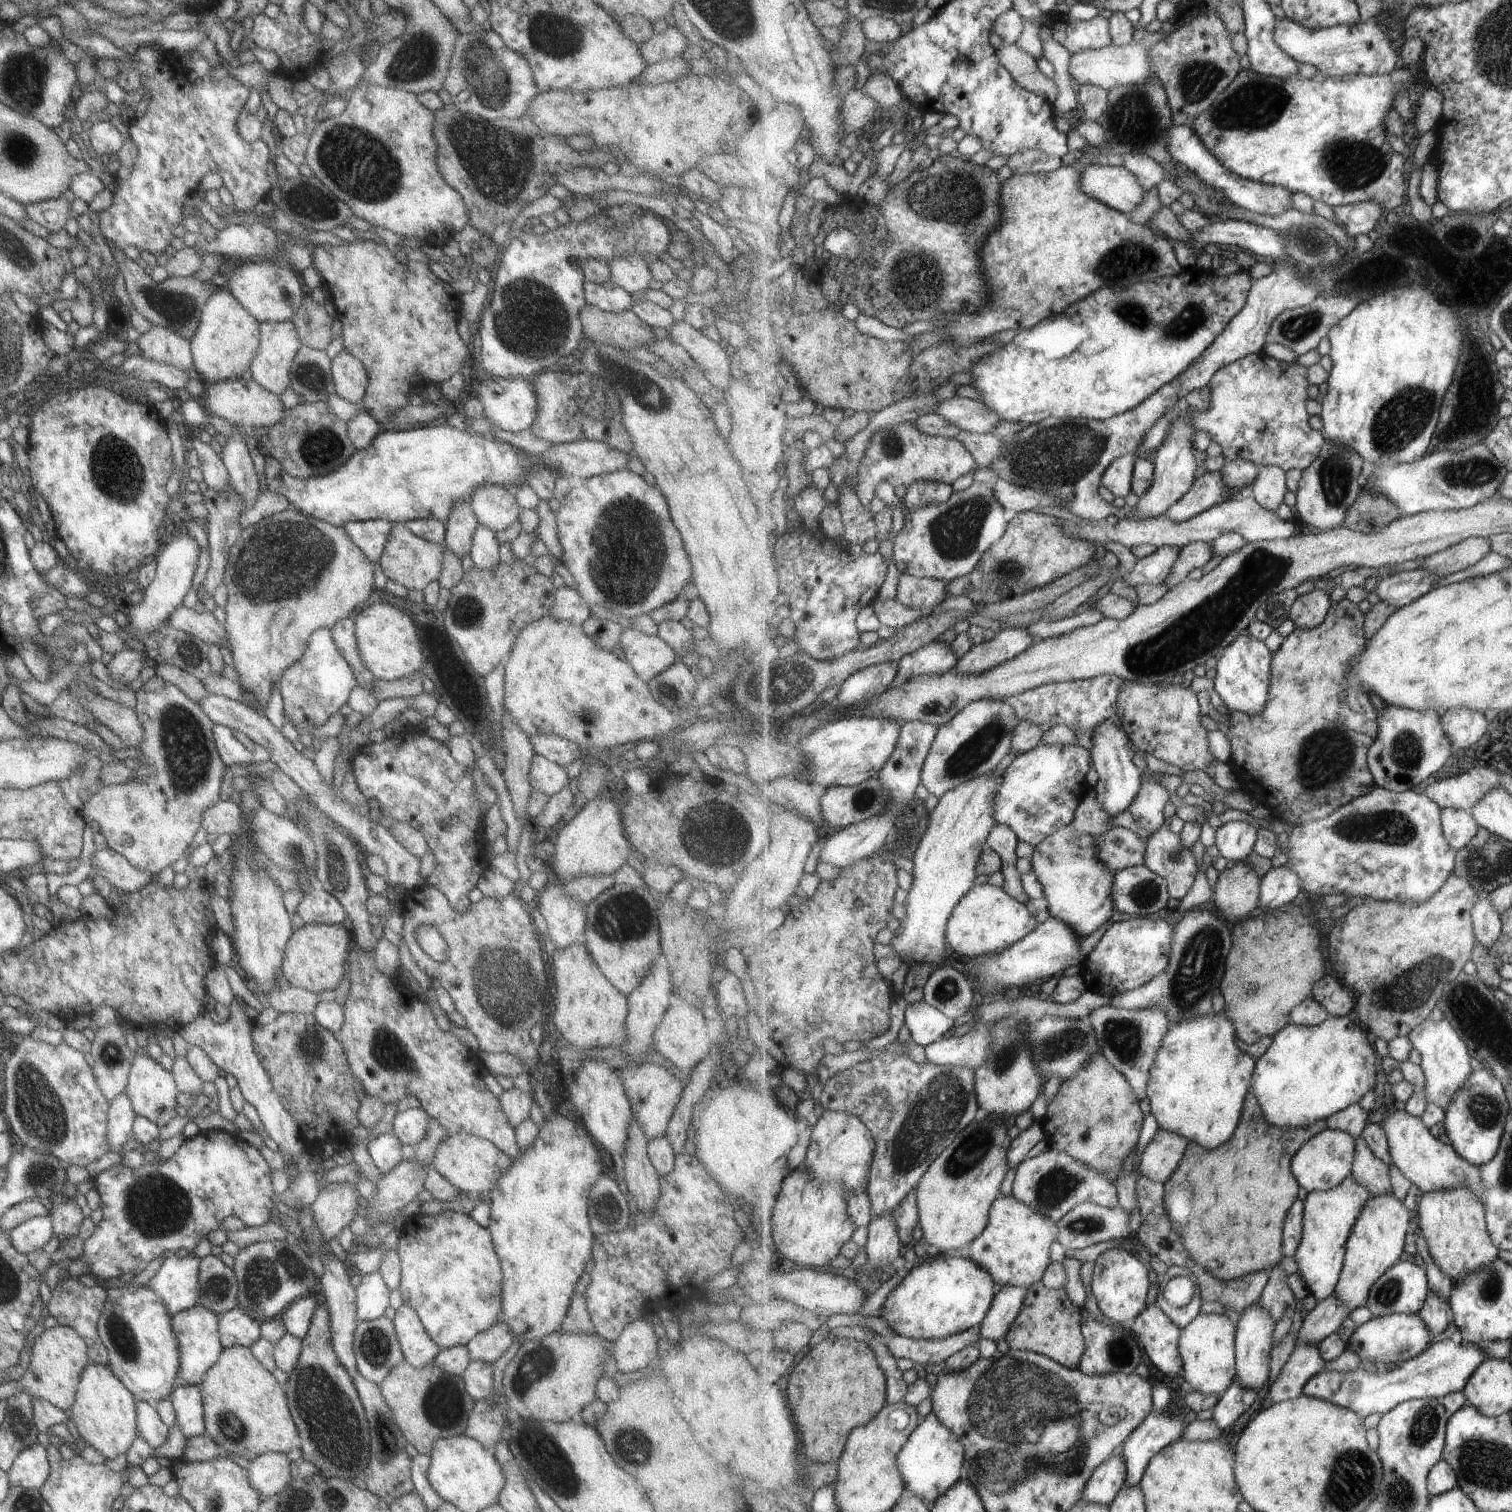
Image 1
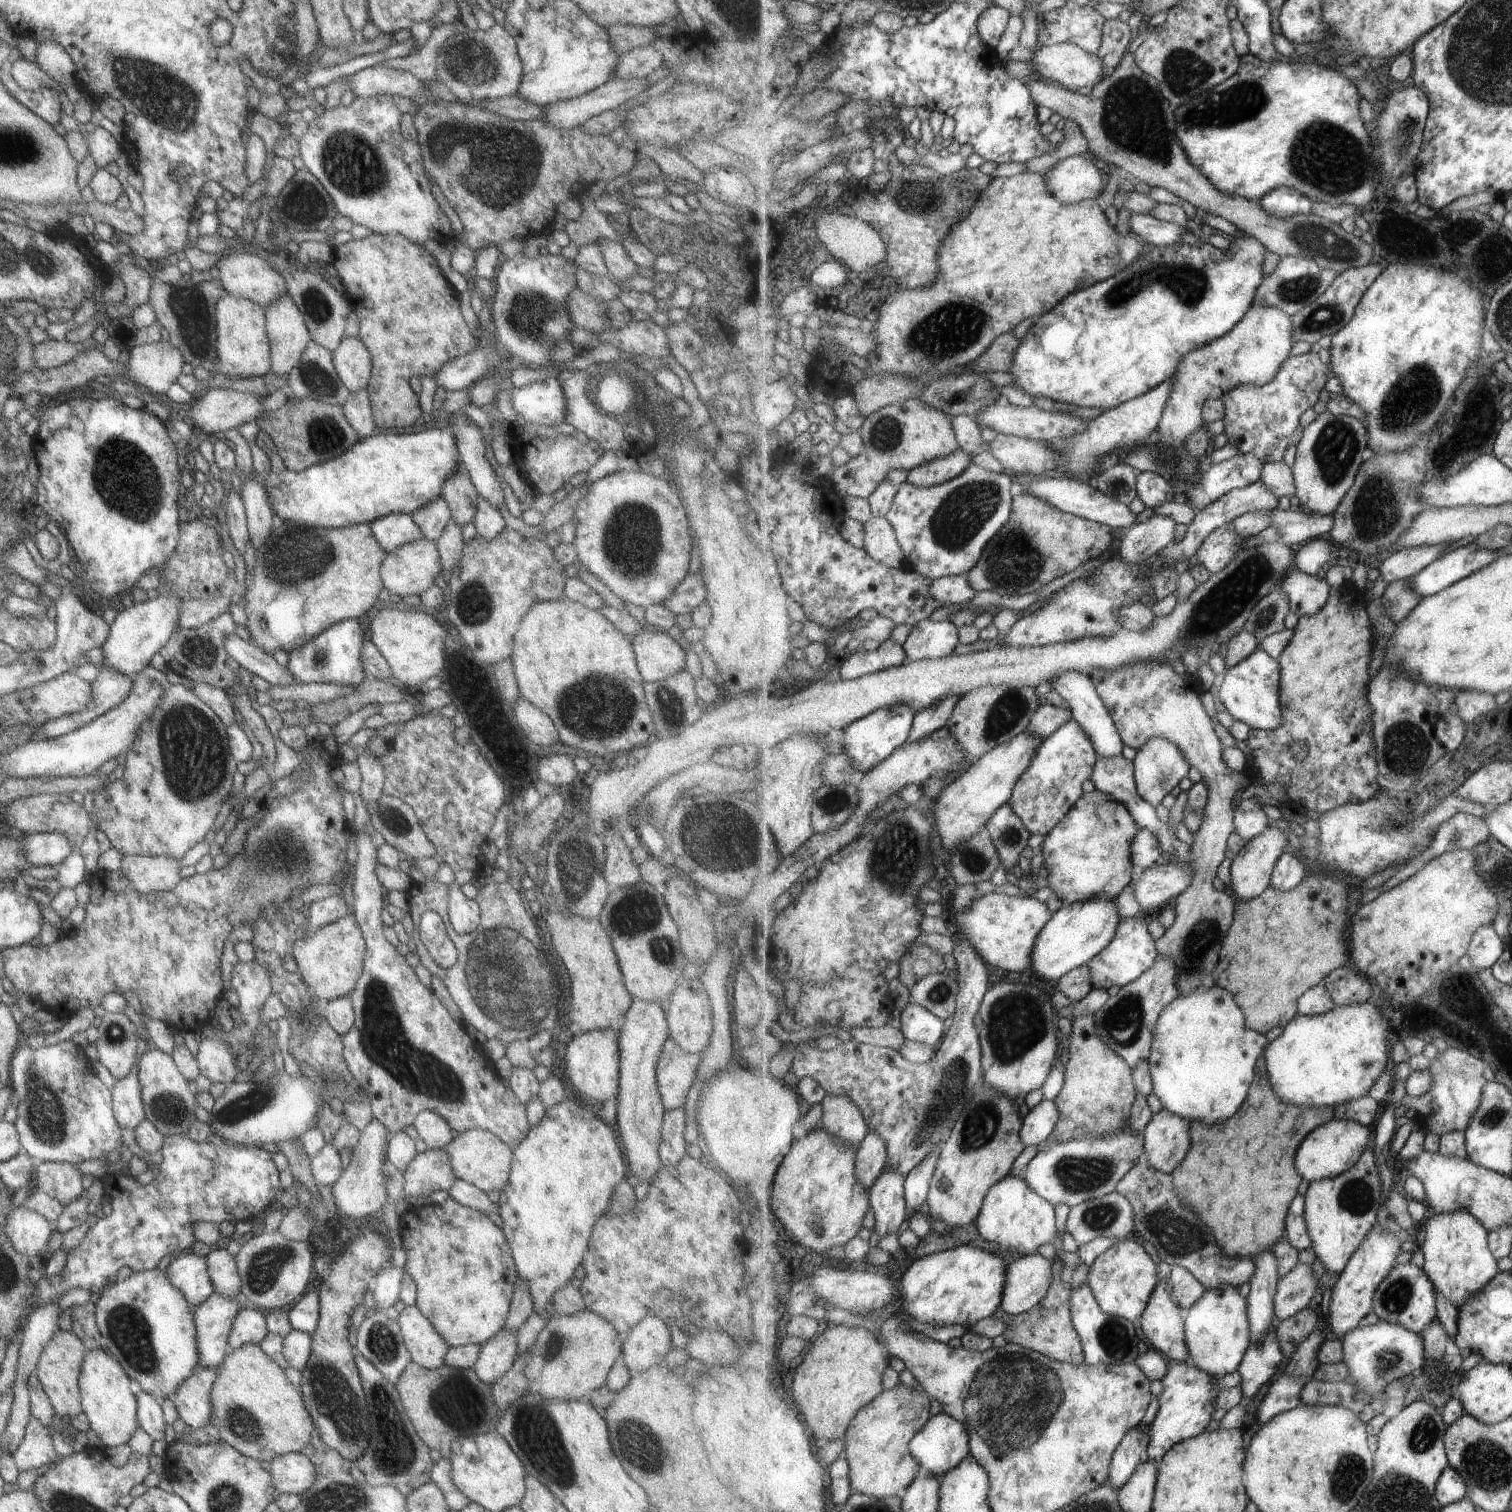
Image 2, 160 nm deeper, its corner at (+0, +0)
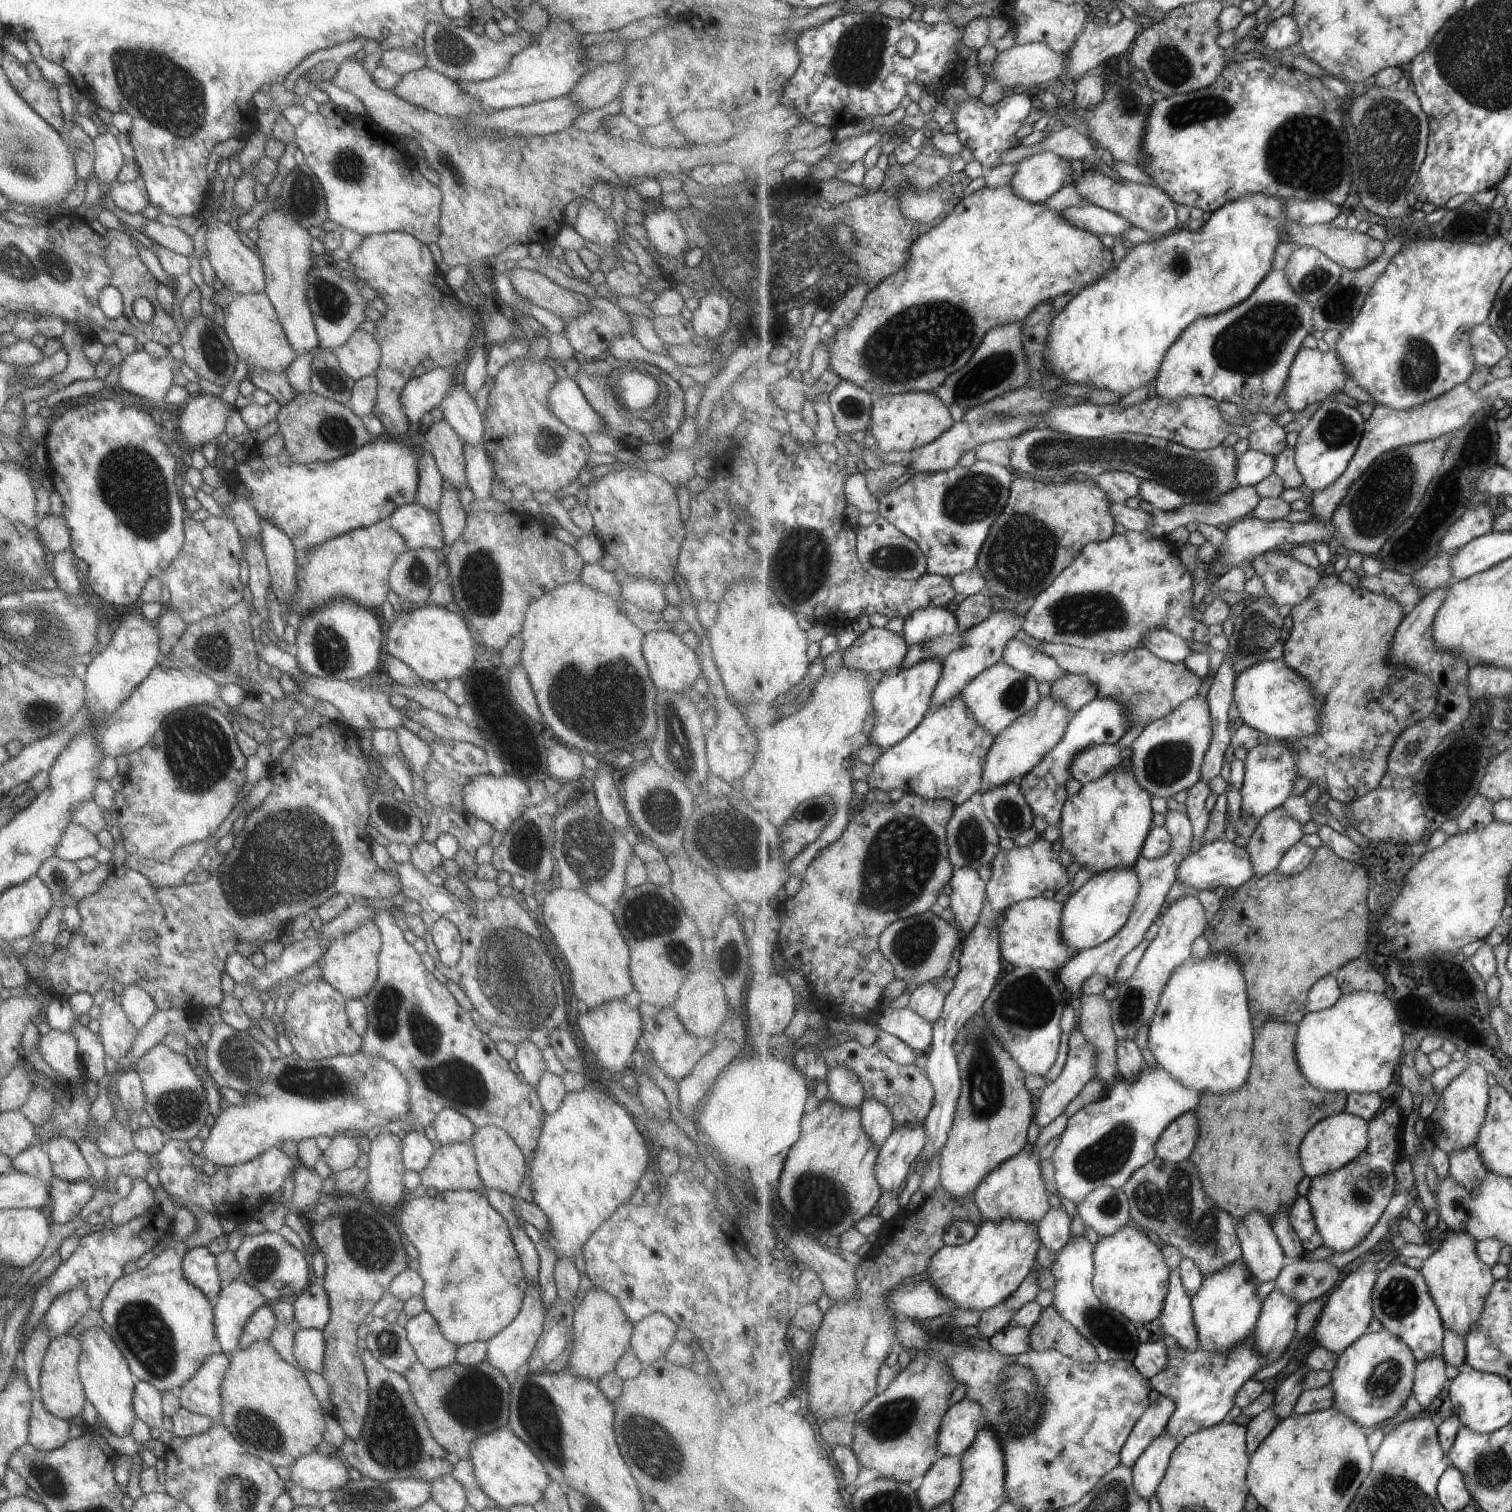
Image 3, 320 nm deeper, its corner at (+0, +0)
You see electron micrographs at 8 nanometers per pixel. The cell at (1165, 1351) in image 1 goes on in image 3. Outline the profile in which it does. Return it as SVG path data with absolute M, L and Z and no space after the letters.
M1178 1267L1169 1278L1169 1295L1165 1300L1164 1312L1158 1321L1159 1333L1169 1336L1173 1341L1191 1352L1200 1348L1200 1337L1196 1321L1193 1320L1192 1297L1185 1289Z

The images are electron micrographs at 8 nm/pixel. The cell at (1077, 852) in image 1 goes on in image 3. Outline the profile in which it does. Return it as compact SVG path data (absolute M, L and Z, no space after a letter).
M1127 766L1127 770L1109 772L1101 780L1082 784L1081 789L1073 796L1069 796L1065 804L1060 821L1061 834L1057 842L1058 848L1067 850L1073 856L1072 860L1075 860L1081 868L1089 870L1092 876L1117 868L1135 868L1142 855L1144 843L1154 827L1155 814L1151 808L1151 800L1153 797L1139 784L1136 773L1130 766Z

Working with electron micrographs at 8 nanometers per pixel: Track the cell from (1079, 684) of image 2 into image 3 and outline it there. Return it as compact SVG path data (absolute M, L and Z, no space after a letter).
M1013 638L1005 648L1004 662L1012 668L1034 677L1039 682L1055 684L1069 678L1069 672L1059 666L1053 657L1045 652L1027 646L1025 642Z

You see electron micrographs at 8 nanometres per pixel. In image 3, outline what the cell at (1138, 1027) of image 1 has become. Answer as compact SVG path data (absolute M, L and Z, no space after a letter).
M1180 895L1161 916L1158 922L1160 929L1155 939L1144 952L1136 971L1120 984L1118 996L1111 1002L1110 1013L1118 1042L1134 1040L1137 1030L1143 1025L1149 1028L1156 1016L1161 996L1169 986L1169 980L1173 980L1173 974L1177 974L1177 970L1193 958L1193 942L1199 936L1204 937L1208 924L1209 914L1197 895Z

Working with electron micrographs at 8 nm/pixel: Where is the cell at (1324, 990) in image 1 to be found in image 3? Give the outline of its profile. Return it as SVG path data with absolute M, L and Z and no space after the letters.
M1353 960L1345 968L1341 968L1335 976L1340 982L1344 994L1353 994L1355 992L1383 994L1387 990L1385 976L1365 960Z

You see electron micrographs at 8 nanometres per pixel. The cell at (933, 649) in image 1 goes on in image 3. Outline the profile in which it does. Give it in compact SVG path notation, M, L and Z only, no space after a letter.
M921 608L903 622L903 637L908 644L924 647L925 642L960 631L957 616L947 608Z

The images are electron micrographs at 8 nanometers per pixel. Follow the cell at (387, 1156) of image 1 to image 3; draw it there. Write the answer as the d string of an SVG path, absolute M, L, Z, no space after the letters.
M422 1130L402 1133L399 1140L399 1158L403 1170L419 1173L429 1162L436 1145L435 1141L427 1140Z

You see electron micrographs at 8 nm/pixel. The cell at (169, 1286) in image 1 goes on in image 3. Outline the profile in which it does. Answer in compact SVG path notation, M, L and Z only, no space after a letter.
M194 1247L185 1252L180 1263L181 1276L197 1288L209 1302L216 1299L221 1286L214 1267L214 1255L206 1247Z

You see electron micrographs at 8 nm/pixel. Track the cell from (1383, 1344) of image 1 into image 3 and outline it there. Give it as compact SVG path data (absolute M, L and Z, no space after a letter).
M1381 1328L1365 1334L1339 1355L1330 1386L1336 1393L1334 1408L1347 1412L1365 1429L1378 1428L1397 1416L1413 1396L1417 1368L1416 1354L1396 1333Z

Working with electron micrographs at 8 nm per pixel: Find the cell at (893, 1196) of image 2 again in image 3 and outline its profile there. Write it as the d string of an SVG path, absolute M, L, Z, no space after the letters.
M925 1126L894 1128L877 1158L877 1180L881 1192L892 1192L901 1203L912 1184L919 1154L927 1142Z

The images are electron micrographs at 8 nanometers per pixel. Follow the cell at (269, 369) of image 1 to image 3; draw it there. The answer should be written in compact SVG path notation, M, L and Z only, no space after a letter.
M279 198L273 200L271 208L257 220L252 236L259 252L258 259L263 266L265 278L263 294L269 300L269 304L277 316L277 324L281 324L281 330L285 334L289 348L295 354L305 354L317 346L311 310L309 310L309 304L305 298L307 272L320 262L311 252L312 238L308 234L308 230L297 226L297 222L293 222L291 216L285 216L279 210Z

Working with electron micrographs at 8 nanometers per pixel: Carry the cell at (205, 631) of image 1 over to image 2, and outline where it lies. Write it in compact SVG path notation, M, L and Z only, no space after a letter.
M231 633L224 636L223 648L237 664L271 685L295 685L289 671L277 664L271 654Z

